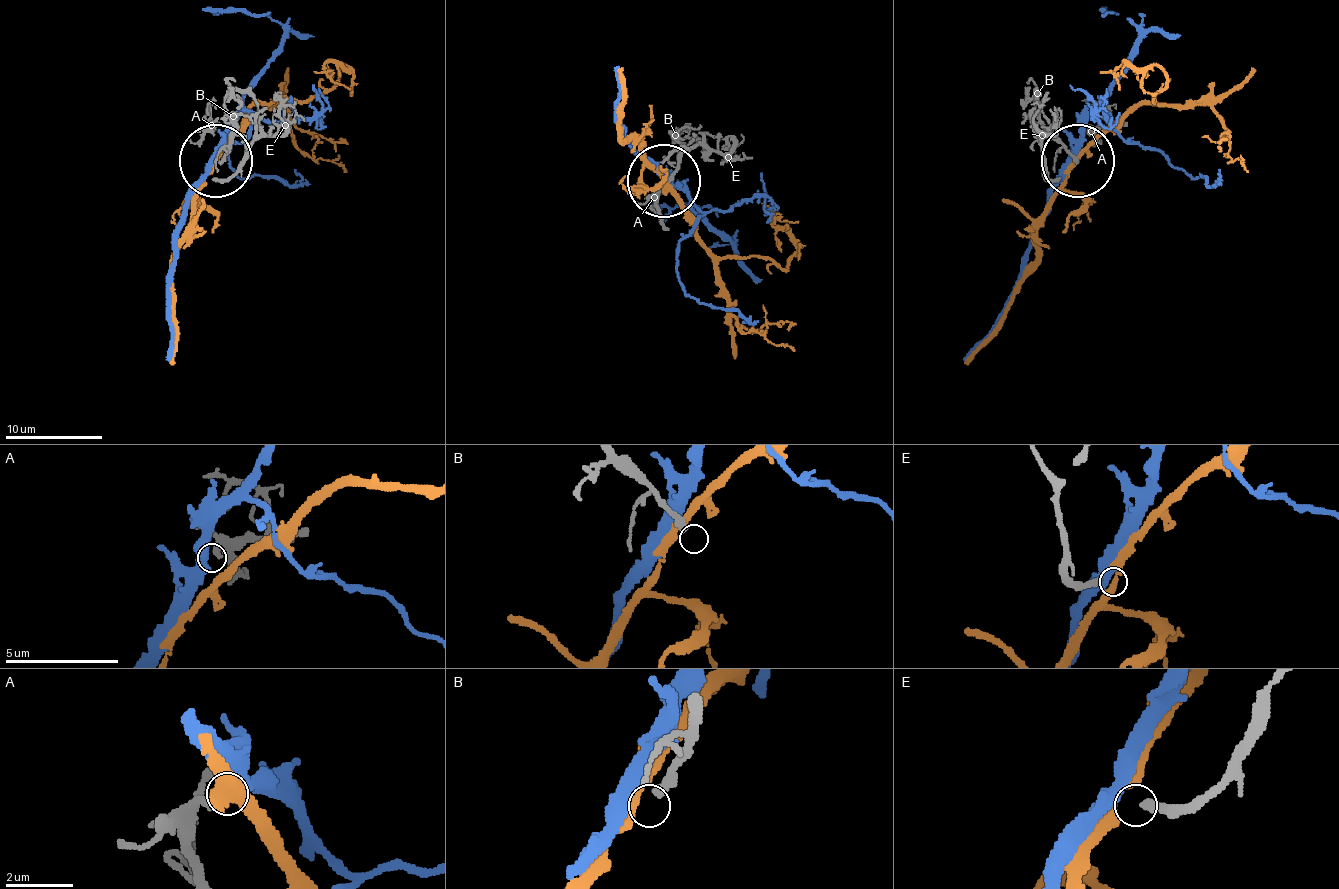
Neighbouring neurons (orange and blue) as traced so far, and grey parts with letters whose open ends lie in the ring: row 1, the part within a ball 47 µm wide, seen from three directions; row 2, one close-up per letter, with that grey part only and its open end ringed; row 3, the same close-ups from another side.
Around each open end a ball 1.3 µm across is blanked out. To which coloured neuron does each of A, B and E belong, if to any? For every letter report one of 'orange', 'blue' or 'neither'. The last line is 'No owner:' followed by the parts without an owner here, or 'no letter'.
A: blue
B: neither
E: orange
No owner: B

